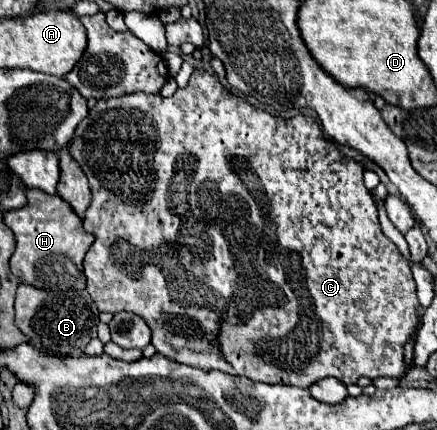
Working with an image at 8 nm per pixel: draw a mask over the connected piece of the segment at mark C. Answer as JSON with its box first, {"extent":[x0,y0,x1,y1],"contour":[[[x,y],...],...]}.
{"extent":[69,69,419,389],"contour":[[[195,69],[189,85],[177,89],[173,97],[165,99],[161,95],[131,93],[131,97],[125,97],[125,117],[119,111],[119,115],[97,113],[95,119],[83,119],[69,145],[69,153],[87,175],[93,193],[93,201],[83,219],[83,229],[95,235],[95,241],[83,259],[87,291],[99,311],[131,311],[145,319],[153,331],[151,343],[157,353],[205,371],[219,369],[229,375],[249,377],[251,381],[295,385],[303,389],[325,377],[335,377],[345,385],[353,385],[363,375],[369,379],[403,375],[403,345],[419,323],[411,267],[397,245],[391,243],[379,227],[375,201],[363,185],[363,167],[357,161],[343,157],[337,145],[323,137],[313,117],[273,117],[233,95],[215,75]]]}

